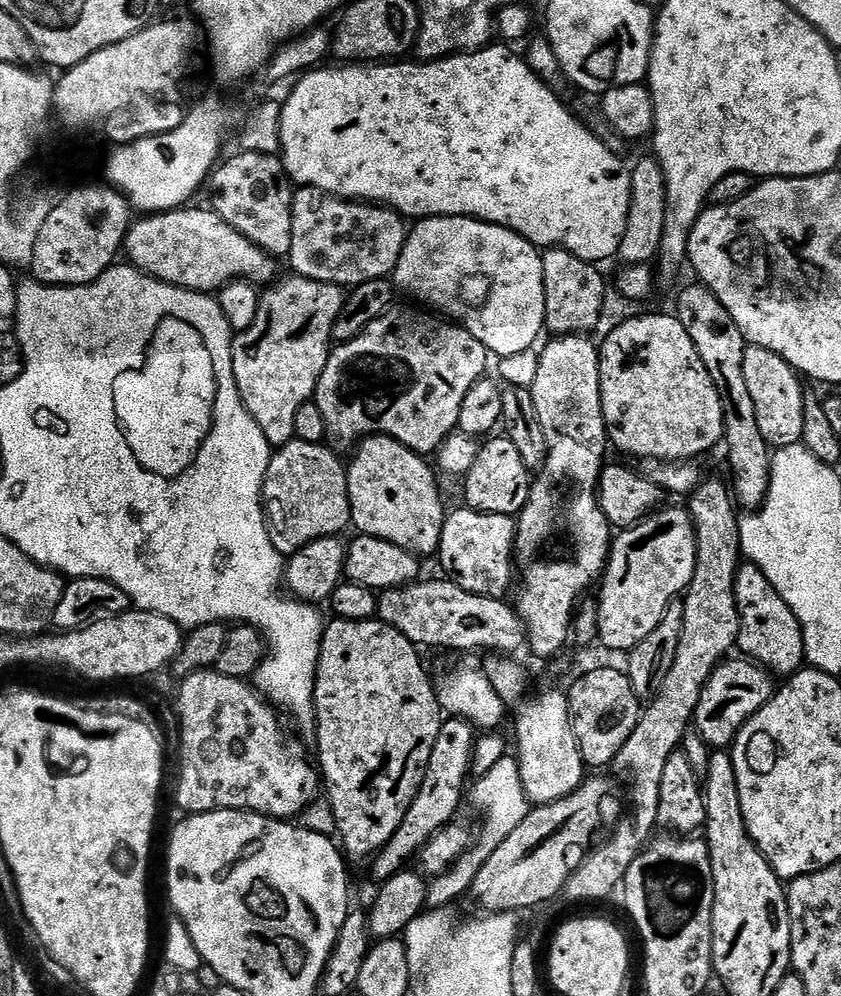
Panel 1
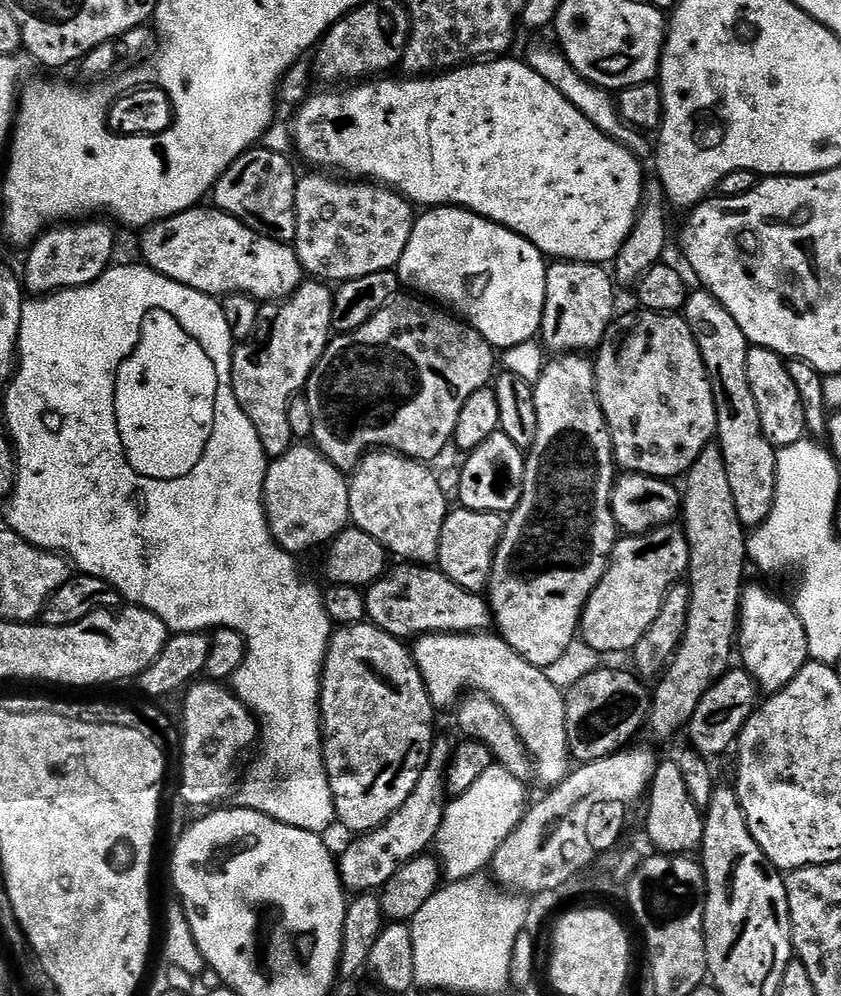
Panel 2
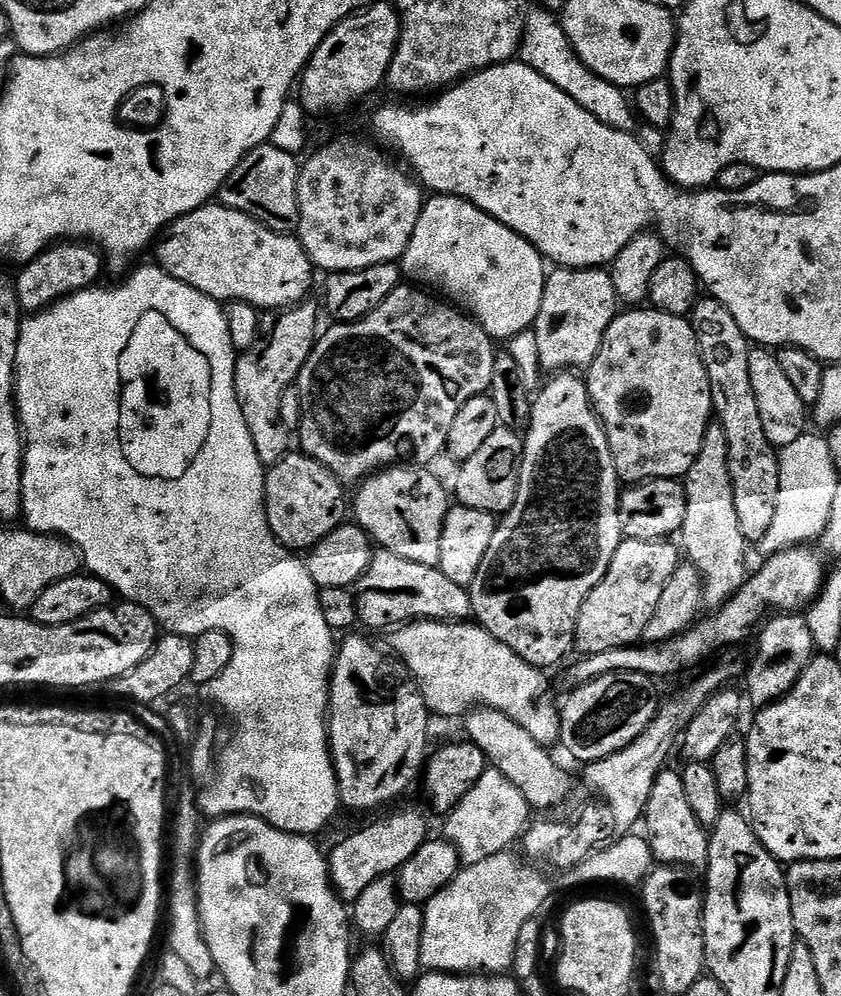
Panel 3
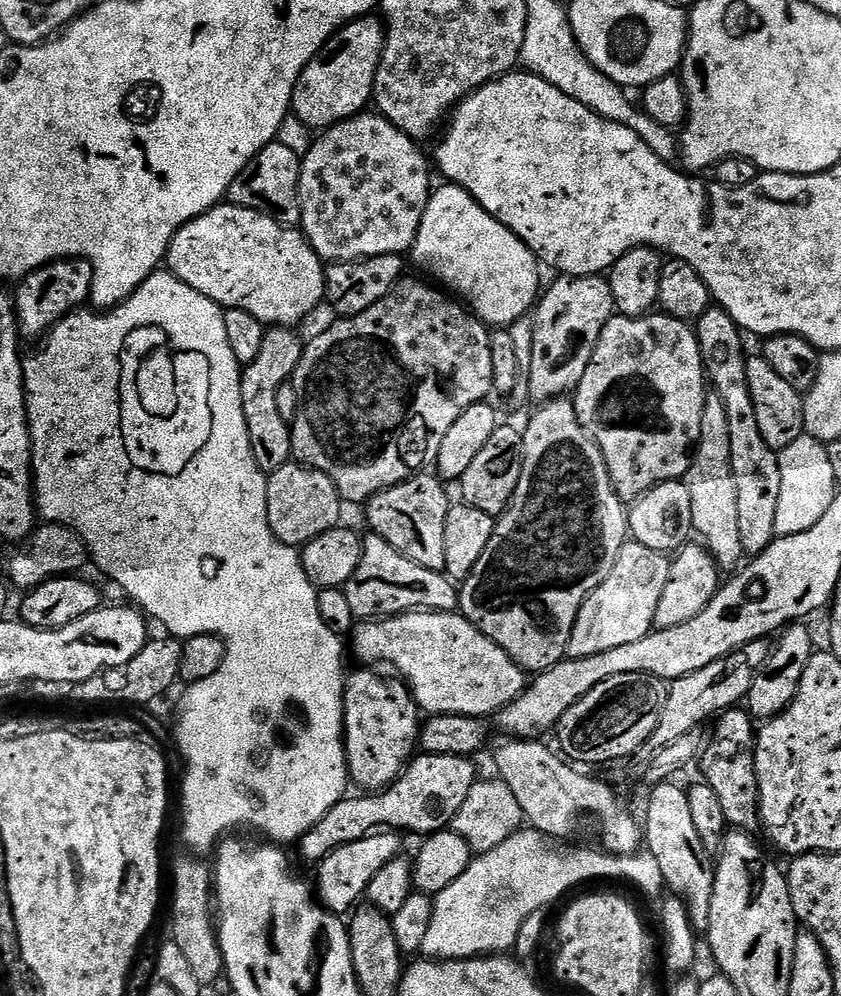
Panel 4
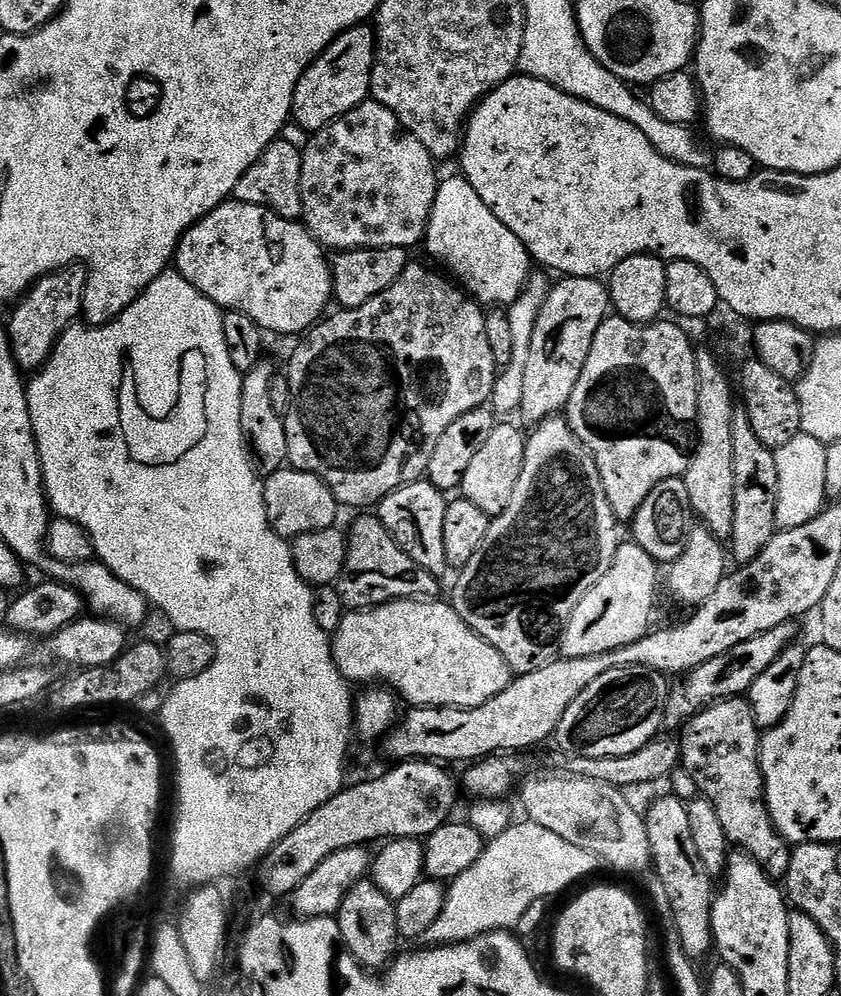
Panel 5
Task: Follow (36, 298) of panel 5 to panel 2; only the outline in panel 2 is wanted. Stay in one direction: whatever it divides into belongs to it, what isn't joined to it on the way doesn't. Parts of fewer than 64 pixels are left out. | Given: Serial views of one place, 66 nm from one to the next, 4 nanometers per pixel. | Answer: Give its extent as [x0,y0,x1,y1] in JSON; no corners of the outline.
[22,218,117,298]

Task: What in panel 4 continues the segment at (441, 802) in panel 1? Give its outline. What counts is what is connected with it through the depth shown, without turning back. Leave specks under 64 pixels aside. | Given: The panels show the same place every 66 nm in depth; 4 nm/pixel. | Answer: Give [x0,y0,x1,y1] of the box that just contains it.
[314,830,401,913]

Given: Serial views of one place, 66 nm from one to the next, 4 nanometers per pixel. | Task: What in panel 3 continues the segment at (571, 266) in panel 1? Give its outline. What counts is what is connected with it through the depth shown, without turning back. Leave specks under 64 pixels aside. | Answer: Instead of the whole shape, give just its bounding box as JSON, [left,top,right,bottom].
[534,267,618,374]

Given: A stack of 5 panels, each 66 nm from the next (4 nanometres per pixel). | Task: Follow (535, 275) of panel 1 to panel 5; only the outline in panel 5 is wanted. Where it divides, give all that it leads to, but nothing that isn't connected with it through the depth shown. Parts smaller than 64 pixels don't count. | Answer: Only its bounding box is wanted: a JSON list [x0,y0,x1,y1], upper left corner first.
[423,175,534,306]

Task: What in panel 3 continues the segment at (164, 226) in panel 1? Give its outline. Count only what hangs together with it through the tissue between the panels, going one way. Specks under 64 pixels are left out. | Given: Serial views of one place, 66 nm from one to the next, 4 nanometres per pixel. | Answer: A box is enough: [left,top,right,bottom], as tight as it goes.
[155,202,314,310]

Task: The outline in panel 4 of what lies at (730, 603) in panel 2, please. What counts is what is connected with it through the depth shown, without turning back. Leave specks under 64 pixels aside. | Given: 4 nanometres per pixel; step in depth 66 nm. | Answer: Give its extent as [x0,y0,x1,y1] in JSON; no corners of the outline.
[686,394,745,569]

